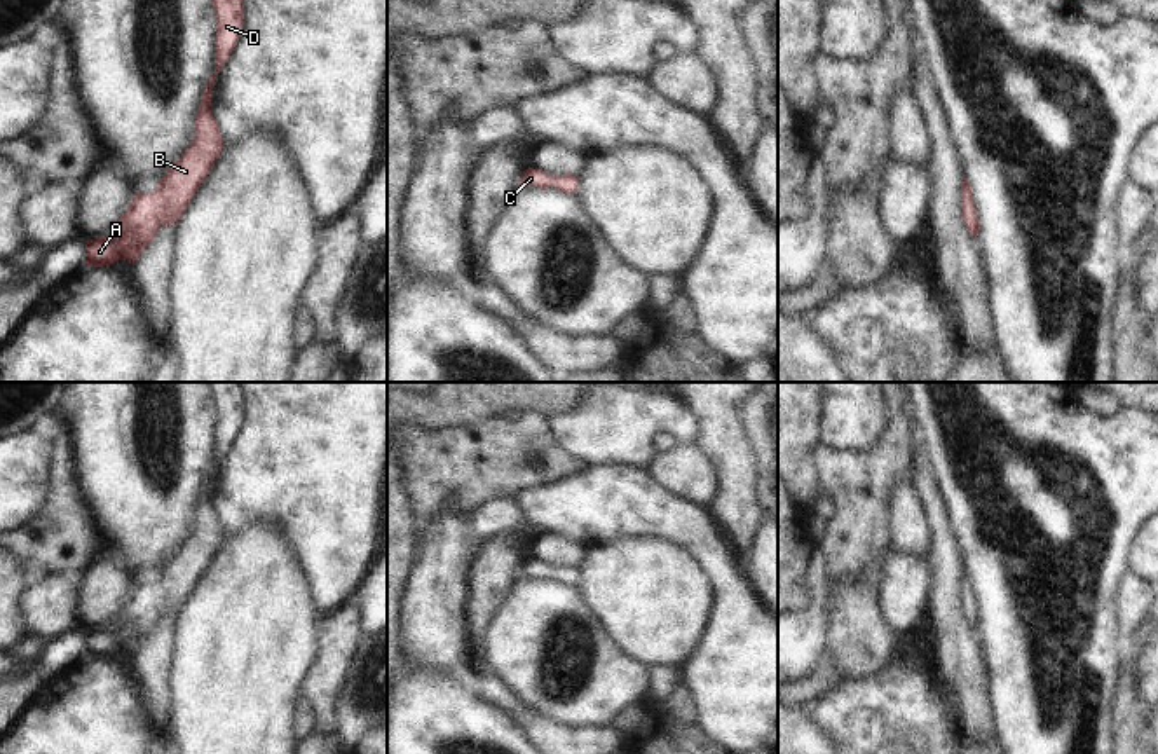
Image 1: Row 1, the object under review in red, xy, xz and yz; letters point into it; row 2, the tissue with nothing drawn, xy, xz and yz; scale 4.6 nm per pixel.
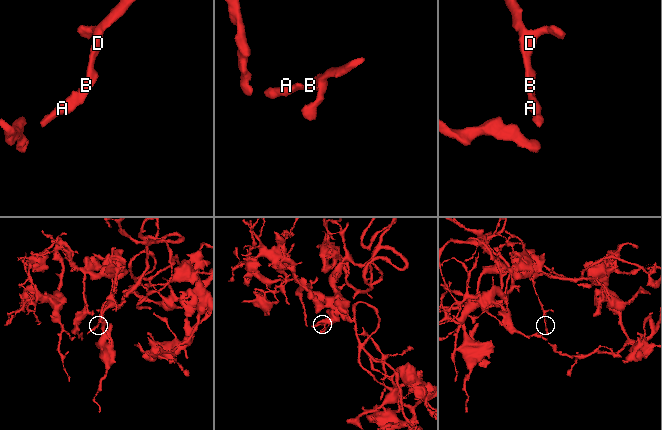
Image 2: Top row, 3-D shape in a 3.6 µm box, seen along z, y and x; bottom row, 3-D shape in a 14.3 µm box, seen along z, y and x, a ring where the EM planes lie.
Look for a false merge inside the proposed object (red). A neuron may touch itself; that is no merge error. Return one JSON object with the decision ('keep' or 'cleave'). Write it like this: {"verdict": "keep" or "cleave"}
{"verdict": "keep"}

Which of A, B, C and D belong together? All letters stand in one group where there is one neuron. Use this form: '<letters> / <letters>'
A B C D

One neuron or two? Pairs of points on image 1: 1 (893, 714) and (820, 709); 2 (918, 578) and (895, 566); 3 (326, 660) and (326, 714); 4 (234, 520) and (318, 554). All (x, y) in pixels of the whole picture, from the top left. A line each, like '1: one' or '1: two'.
1: one
2: one
3: one
4: one

